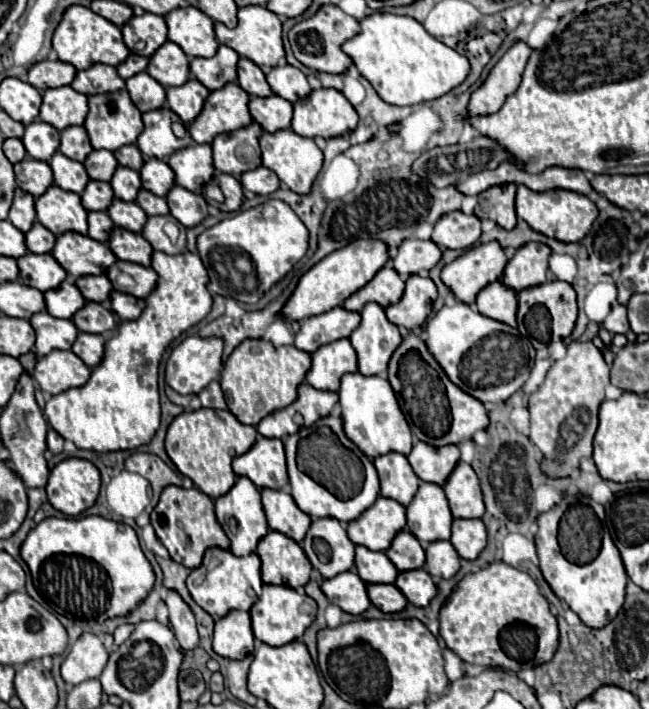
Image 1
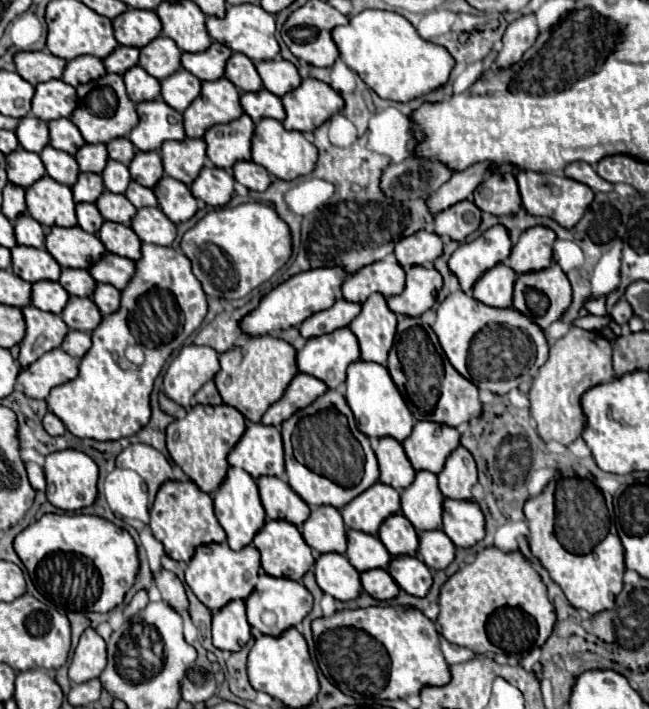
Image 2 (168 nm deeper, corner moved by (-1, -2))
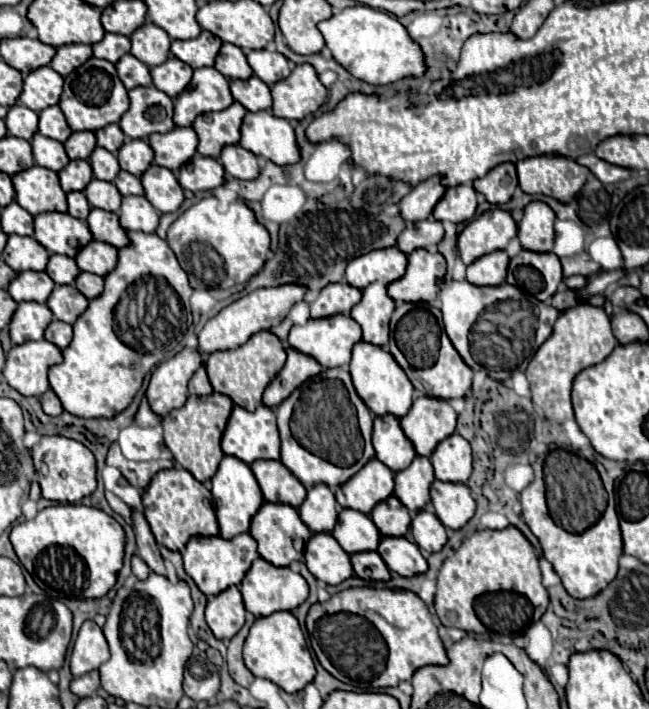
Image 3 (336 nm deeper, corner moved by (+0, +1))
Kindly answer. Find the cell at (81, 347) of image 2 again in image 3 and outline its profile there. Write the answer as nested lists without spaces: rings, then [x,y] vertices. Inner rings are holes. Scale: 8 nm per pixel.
[[[53,320],[53,322],[45,328],[45,340],[53,342],[53,344],[59,346],[61,350],[63,350],[65,346],[69,346],[71,336],[73,336],[73,328],[71,328],[71,324],[61,322],[61,320]]]

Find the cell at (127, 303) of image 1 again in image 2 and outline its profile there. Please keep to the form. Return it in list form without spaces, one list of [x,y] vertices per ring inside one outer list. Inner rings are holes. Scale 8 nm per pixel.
[[[98,283],[92,299],[94,299],[94,303],[98,305],[98,309],[102,311],[102,315],[110,315],[110,313],[116,313],[116,311],[118,311],[122,293],[120,293],[118,289],[114,289],[112,285]]]

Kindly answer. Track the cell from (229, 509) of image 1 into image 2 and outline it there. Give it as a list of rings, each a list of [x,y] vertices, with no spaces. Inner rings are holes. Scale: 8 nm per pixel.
[[[230,467],[224,483],[214,493],[214,511],[216,511],[216,517],[218,517],[220,525],[222,525],[222,529],[226,531],[228,545],[234,551],[244,549],[246,545],[250,545],[254,535],[266,523],[266,513],[264,513],[264,507],[262,507],[260,495],[258,495],[258,485],[256,485],[256,481],[244,469]]]

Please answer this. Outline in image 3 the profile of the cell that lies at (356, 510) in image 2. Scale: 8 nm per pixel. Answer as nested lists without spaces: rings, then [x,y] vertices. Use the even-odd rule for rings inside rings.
[[[371,458],[349,482],[343,482],[335,490],[335,498],[343,508],[369,514],[375,504],[393,494],[393,476],[395,474],[383,462]]]

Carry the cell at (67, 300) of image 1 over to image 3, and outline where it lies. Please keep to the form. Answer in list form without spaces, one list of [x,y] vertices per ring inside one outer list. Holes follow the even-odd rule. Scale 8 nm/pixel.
[[[25,270],[21,274],[17,274],[13,278],[13,282],[9,282],[7,292],[11,294],[11,298],[15,302],[23,302],[23,300],[33,300],[33,302],[47,302],[51,290],[55,288],[55,282],[47,276],[47,272],[33,272],[33,270]]]

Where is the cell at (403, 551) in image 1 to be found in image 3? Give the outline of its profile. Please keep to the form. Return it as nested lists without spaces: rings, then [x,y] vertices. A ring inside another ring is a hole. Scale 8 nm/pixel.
[[[389,496],[371,510],[371,520],[383,536],[405,536],[411,524],[411,514],[397,502],[397,496]]]

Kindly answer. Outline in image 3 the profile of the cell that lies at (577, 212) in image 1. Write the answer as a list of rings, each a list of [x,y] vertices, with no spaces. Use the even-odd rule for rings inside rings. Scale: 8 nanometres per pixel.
[[[541,154],[517,162],[519,186],[527,194],[545,194],[569,202],[585,184],[589,168],[561,154]]]

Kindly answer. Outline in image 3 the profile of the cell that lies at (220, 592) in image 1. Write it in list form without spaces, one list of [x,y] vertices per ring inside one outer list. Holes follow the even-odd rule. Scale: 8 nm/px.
[[[249,532],[239,534],[237,538],[231,540],[225,540],[221,536],[193,536],[181,550],[181,554],[185,562],[185,572],[195,580],[195,584],[207,598],[223,592],[233,584],[239,584],[249,566],[253,564],[253,560],[259,556],[257,542]]]

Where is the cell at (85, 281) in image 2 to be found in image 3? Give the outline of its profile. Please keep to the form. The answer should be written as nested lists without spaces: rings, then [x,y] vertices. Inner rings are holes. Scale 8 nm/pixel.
[[[51,254],[45,272],[51,276],[51,280],[55,284],[73,284],[79,274],[79,268],[73,258],[65,258],[61,254]]]

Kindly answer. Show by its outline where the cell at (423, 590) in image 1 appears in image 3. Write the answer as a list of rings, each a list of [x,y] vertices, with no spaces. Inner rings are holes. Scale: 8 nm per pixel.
[[[381,536],[377,552],[389,570],[401,576],[415,576],[427,570],[427,560],[423,558],[419,546],[405,536]]]

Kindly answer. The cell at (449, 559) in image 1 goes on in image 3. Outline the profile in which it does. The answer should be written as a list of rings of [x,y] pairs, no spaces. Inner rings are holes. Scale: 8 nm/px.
[[[421,510],[421,514],[413,514],[413,516],[415,518],[411,518],[411,536],[415,544],[425,552],[441,550],[447,542],[447,532],[441,520],[429,510]]]

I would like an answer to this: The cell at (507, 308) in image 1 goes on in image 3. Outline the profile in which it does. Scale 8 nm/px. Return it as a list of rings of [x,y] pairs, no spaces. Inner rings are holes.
[[[505,250],[485,254],[467,266],[467,280],[475,286],[497,286],[505,282],[509,256]]]

